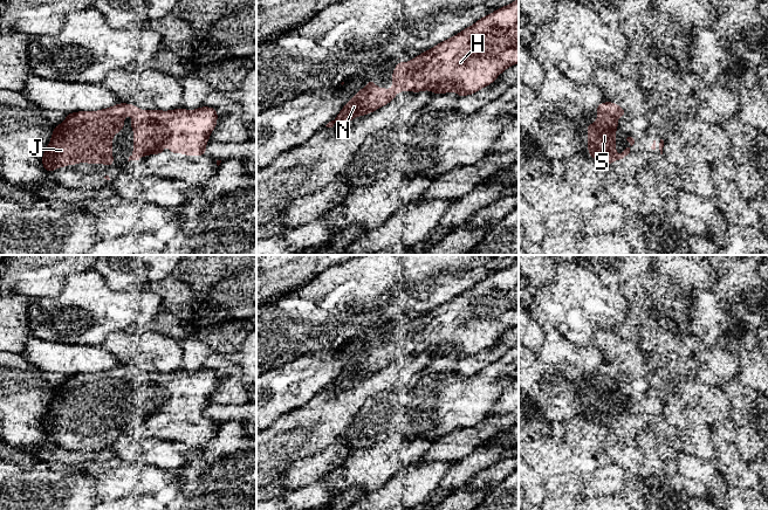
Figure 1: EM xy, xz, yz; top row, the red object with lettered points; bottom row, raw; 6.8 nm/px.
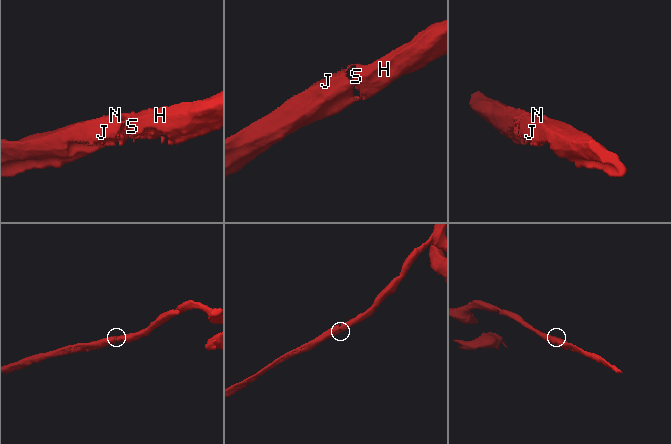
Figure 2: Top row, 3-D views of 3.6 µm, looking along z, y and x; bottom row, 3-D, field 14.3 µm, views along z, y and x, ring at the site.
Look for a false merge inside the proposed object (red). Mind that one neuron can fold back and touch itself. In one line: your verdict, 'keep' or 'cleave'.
keep

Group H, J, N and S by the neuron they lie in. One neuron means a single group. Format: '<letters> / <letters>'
H J N S

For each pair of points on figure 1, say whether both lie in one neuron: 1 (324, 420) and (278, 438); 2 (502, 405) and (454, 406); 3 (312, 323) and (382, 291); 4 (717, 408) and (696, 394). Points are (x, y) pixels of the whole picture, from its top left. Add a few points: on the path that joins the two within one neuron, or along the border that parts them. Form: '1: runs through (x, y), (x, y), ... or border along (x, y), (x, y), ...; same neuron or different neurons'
1: runs through (313, 421), (301, 426), (289, 438); same neuron
2: border along (506, 388), (488, 414); different neurons
3: runs through (329, 309), (341, 297), (364, 291); same neuron
4: runs through (712, 404), (700, 394); same neuron

